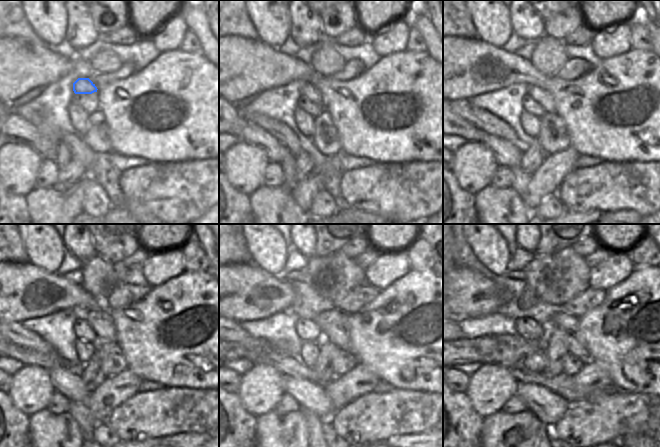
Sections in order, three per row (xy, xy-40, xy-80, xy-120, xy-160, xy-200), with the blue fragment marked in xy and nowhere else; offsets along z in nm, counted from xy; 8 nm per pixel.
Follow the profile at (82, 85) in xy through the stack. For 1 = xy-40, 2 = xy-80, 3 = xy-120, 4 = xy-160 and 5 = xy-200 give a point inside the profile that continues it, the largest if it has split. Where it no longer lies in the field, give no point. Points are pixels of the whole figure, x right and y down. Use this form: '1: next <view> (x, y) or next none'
1: next xy-40 (308, 90)
2: next xy-80 (541, 96)
3: next xy-120 (102, 323)
4: next xy-160 (333, 323)
5: next xy-200 (560, 341)

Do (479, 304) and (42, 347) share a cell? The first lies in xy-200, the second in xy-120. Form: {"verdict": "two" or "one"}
{"verdict": "two"}

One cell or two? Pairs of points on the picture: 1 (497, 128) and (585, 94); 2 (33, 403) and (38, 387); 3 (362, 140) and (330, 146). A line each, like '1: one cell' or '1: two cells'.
1: two cells
2: one cell
3: two cells

